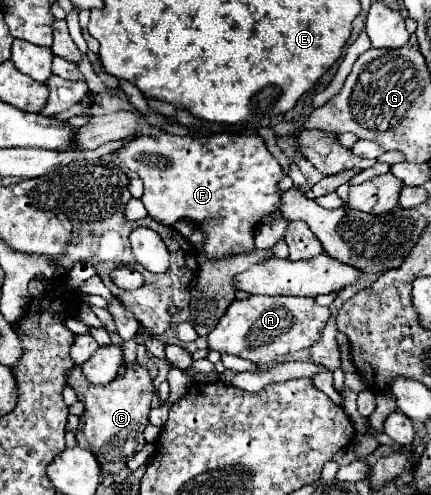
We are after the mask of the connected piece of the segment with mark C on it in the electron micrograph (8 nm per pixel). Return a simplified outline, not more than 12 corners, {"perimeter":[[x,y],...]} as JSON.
{"perimeter":[[133,363],[121,379],[69,385],[85,403],[77,443],[103,475],[143,445],[153,383]]}

